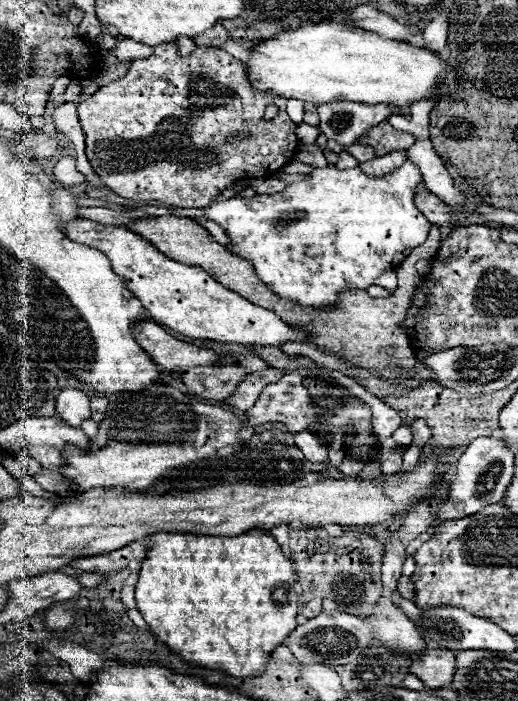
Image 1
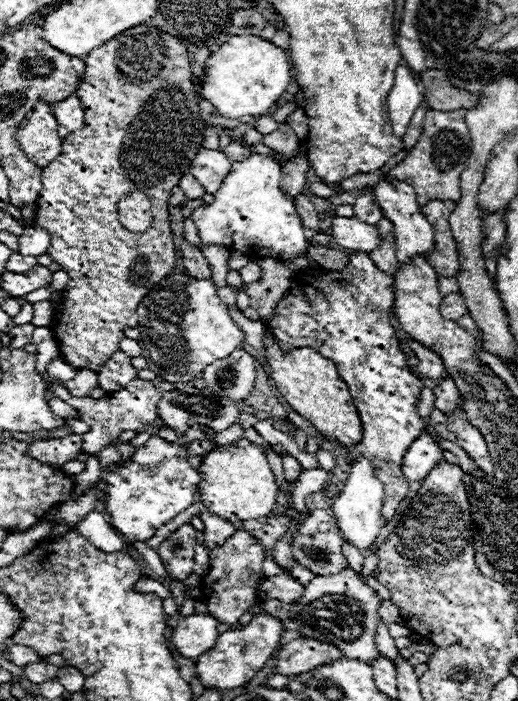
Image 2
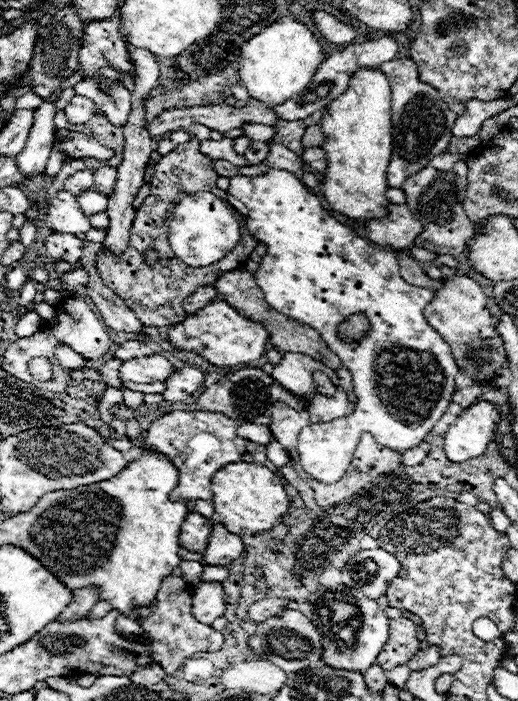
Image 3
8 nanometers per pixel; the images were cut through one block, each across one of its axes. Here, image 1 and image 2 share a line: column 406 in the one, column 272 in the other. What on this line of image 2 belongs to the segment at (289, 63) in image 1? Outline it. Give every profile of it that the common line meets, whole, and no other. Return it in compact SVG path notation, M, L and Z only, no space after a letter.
M232 36L206 60L200 94L224 118L264 116L286 92L290 72L292 66L282 48L258 36Z

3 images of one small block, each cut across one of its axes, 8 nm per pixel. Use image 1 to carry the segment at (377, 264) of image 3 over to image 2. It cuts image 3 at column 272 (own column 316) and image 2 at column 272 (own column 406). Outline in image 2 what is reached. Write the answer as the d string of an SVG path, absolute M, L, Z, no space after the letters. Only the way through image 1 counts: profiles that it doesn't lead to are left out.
M250 154L242 162L232 162L230 174L214 192L214 202L208 208L192 212L200 240L240 250L248 258L274 256L282 260L304 254L306 236L302 222L294 208L294 198L284 196L280 190L280 172L282 166L262 154Z

